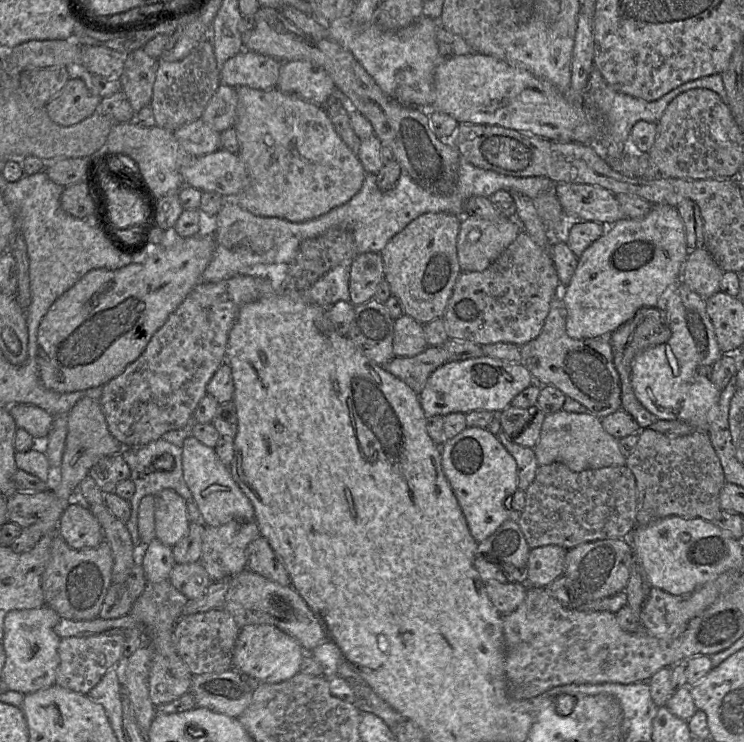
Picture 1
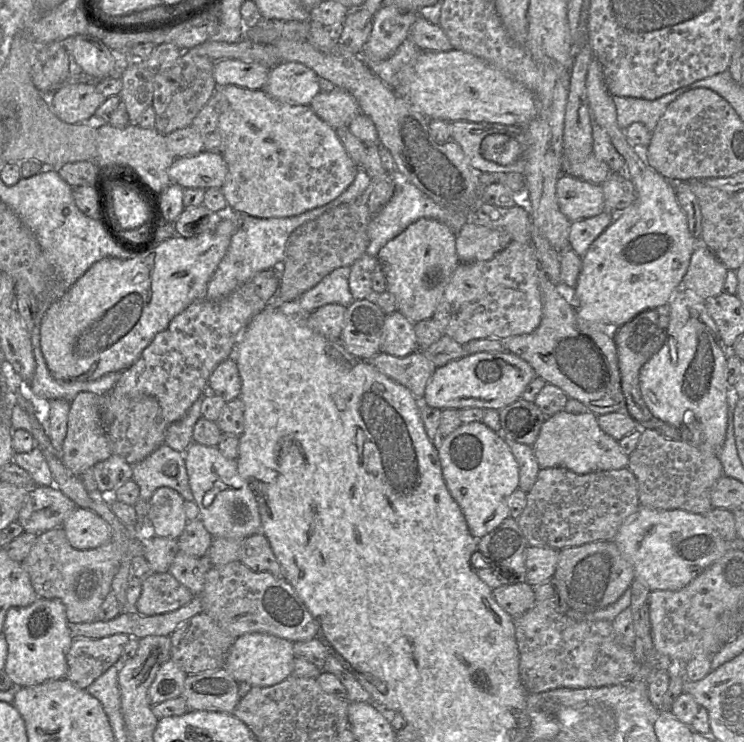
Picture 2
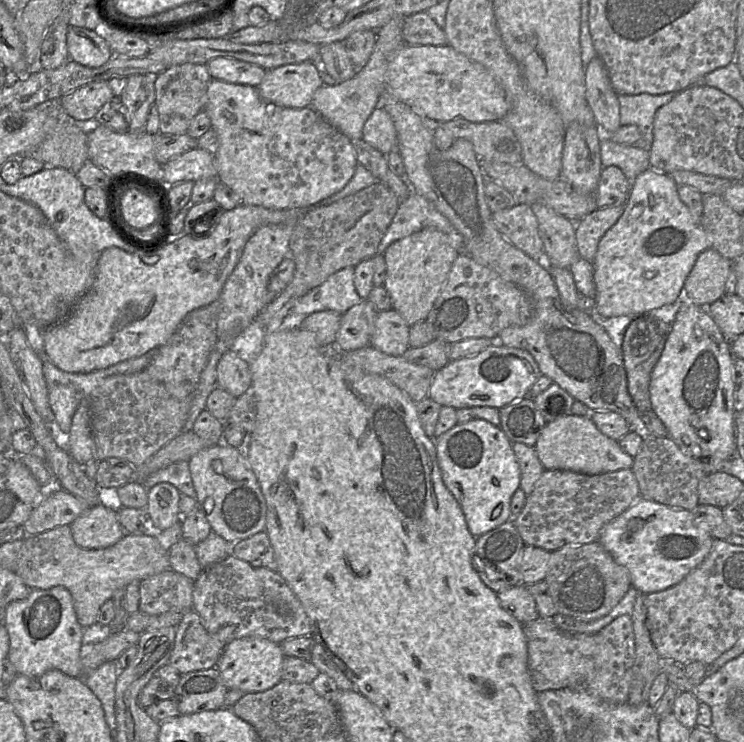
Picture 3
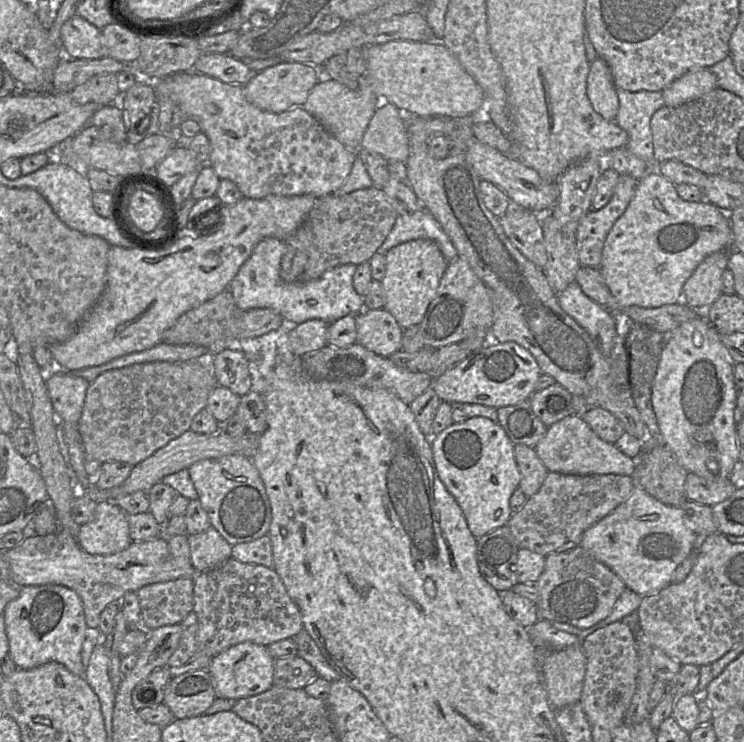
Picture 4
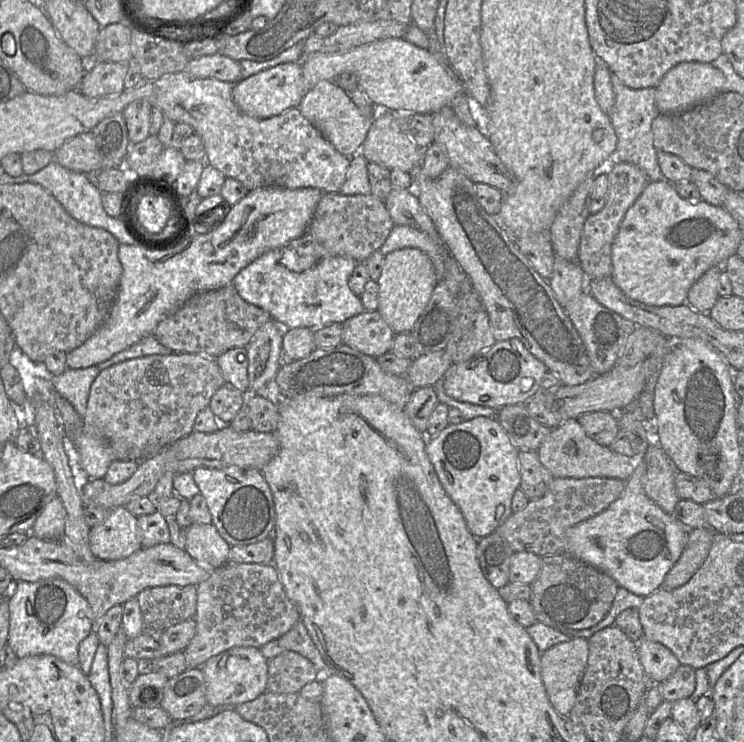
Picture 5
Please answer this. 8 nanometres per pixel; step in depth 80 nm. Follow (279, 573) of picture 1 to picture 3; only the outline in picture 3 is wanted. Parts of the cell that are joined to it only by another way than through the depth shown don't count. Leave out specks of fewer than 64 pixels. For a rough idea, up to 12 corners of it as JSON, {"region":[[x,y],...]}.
{"region":[[266,532],[231,546],[232,556],[277,572]]}

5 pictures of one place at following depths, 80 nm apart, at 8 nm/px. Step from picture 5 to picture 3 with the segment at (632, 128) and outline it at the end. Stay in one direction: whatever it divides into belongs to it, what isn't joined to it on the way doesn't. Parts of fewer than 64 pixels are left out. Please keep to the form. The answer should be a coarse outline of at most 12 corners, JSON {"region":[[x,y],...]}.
{"region":[[673,92],[617,94],[621,126],[635,125],[631,146],[650,151],[655,113]]}

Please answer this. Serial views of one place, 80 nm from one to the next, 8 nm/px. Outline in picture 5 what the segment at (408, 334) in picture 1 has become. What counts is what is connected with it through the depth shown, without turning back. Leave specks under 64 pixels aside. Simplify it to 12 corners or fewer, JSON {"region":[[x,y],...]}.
{"region":[[378,310],[342,323],[342,344],[374,358],[394,336]]}

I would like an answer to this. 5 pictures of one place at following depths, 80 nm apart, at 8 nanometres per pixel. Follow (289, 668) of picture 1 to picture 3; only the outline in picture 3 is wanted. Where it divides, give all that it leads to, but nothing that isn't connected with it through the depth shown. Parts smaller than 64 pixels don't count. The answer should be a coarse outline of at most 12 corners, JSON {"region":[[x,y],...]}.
{"region":[[244,637],[215,668],[228,690],[263,692],[282,681],[279,644]]}

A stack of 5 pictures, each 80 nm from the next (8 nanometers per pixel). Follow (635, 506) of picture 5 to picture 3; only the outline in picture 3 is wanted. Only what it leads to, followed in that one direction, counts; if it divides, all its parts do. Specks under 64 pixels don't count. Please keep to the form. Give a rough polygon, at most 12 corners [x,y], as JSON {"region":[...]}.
{"region":[[641,497],[598,541],[648,595],[714,538],[692,511]]}

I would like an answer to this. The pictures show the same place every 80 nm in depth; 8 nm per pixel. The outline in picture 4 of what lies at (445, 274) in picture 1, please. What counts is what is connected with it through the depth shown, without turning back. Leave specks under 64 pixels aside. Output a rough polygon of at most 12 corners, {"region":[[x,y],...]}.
{"region":[[428,239],[385,253],[384,309],[418,325],[448,266]]}

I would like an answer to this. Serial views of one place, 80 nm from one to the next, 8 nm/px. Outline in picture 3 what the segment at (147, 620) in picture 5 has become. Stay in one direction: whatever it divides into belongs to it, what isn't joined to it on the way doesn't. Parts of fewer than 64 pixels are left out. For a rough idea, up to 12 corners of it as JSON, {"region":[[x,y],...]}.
{"region":[[166,570],[139,582],[139,611],[185,613],[195,581]]}

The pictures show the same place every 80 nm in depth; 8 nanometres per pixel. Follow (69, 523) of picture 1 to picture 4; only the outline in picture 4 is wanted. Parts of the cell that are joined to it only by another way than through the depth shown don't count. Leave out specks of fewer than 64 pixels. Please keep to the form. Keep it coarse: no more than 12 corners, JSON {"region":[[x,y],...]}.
{"region":[[98,501],[76,541],[92,555],[132,542],[128,515]]}

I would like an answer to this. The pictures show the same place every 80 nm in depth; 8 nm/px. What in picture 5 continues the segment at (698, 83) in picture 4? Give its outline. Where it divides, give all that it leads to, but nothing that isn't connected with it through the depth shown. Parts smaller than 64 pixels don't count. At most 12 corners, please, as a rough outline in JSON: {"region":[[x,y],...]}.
{"region":[[682,62],[656,88],[661,114],[681,114],[722,92],[709,63]]}

